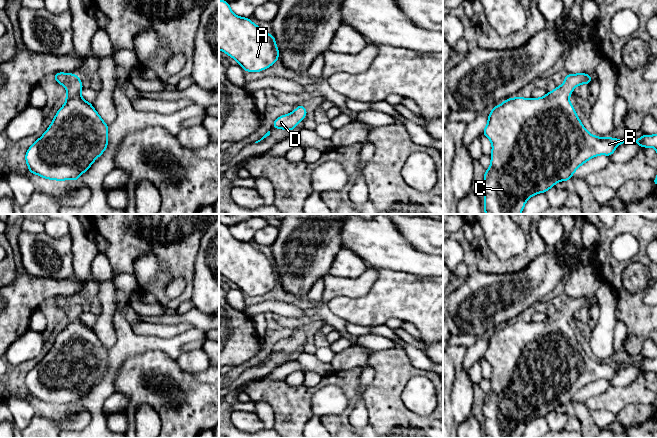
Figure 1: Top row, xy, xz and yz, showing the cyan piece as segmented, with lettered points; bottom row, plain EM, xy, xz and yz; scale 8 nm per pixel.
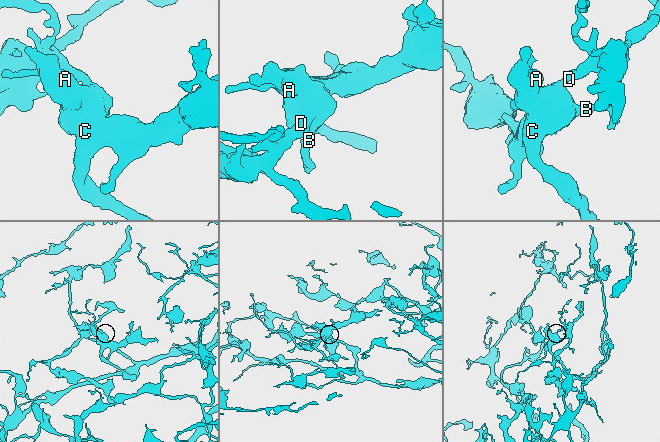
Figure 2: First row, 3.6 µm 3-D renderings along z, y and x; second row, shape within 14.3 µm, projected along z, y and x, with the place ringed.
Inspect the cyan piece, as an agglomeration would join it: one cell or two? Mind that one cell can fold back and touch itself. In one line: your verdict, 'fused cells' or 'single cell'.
single cell

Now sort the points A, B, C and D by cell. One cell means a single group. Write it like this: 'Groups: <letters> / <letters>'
Groups: A B C D

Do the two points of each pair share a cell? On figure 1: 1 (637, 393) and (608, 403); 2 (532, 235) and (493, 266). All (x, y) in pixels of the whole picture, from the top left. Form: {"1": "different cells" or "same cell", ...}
{"1": "same cell", "2": "same cell"}

